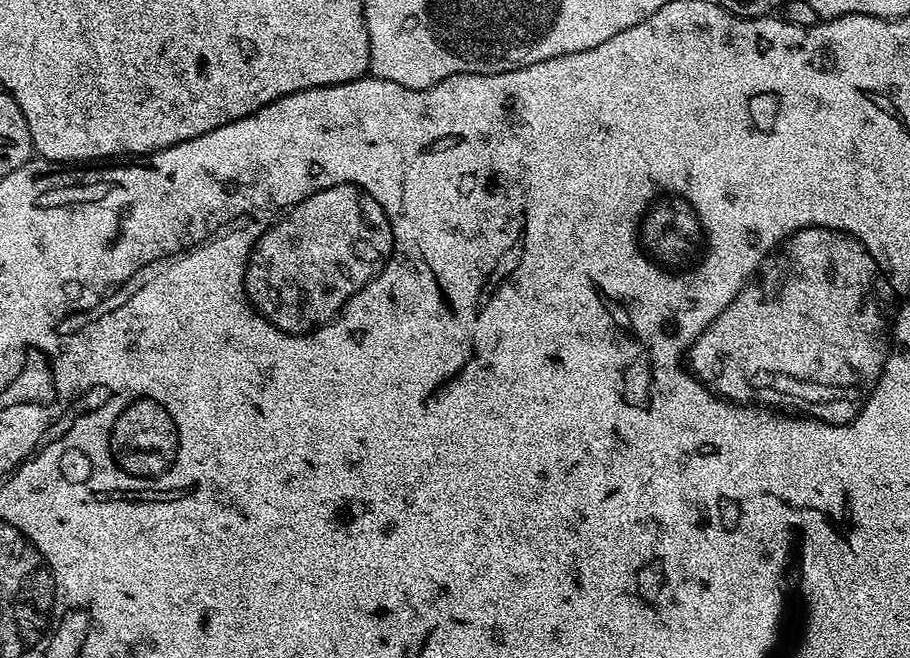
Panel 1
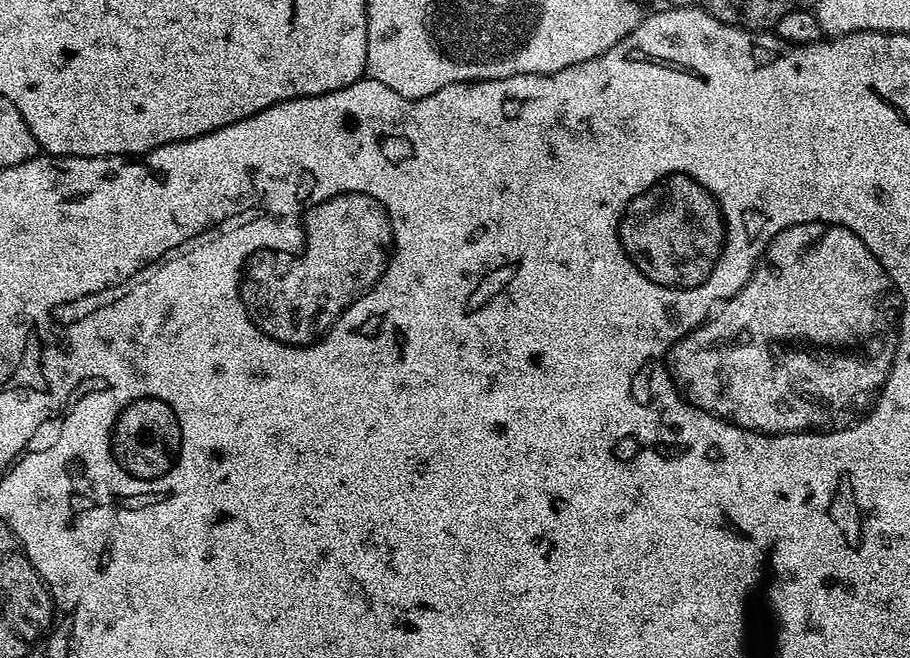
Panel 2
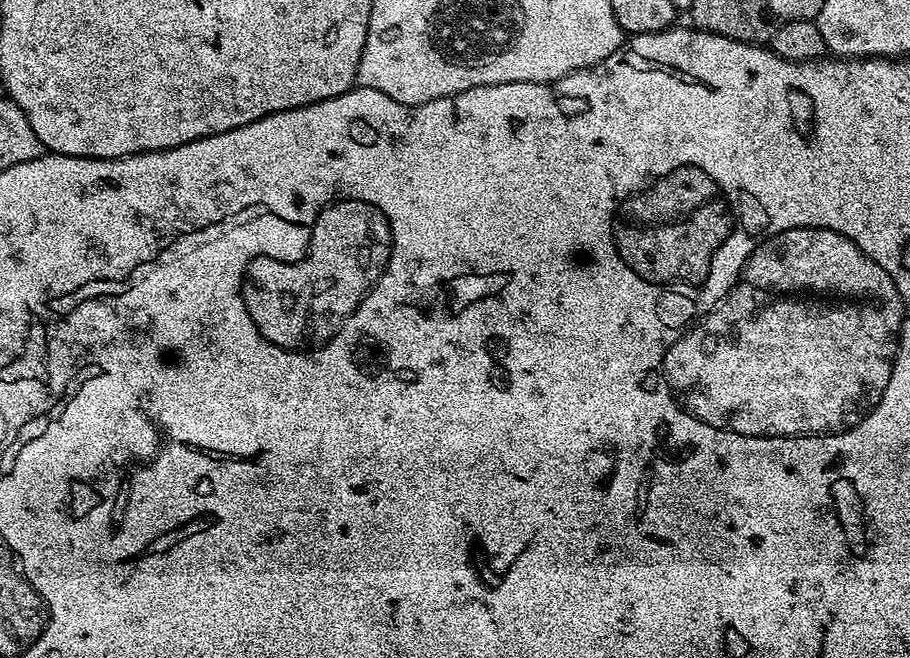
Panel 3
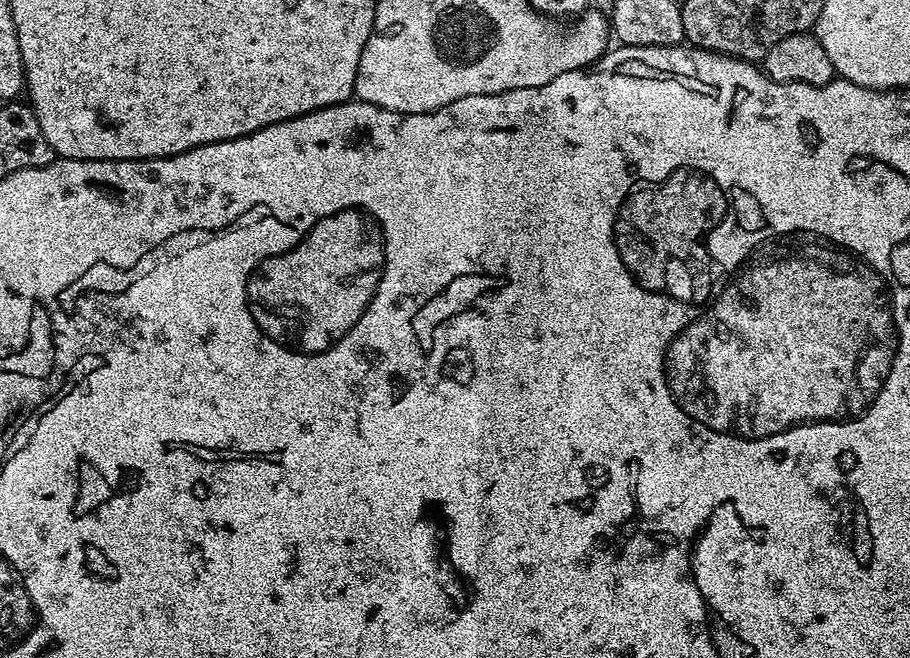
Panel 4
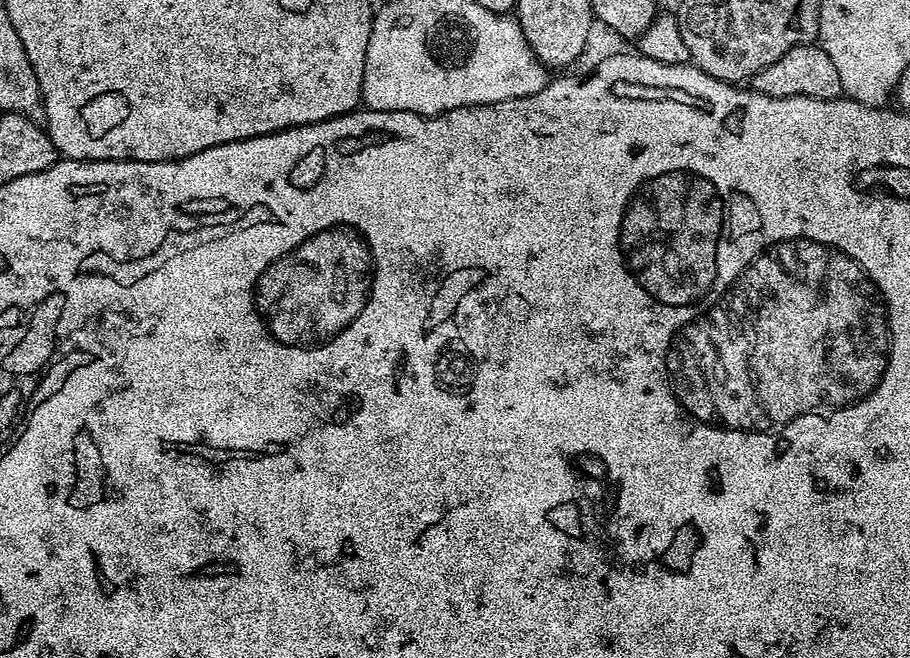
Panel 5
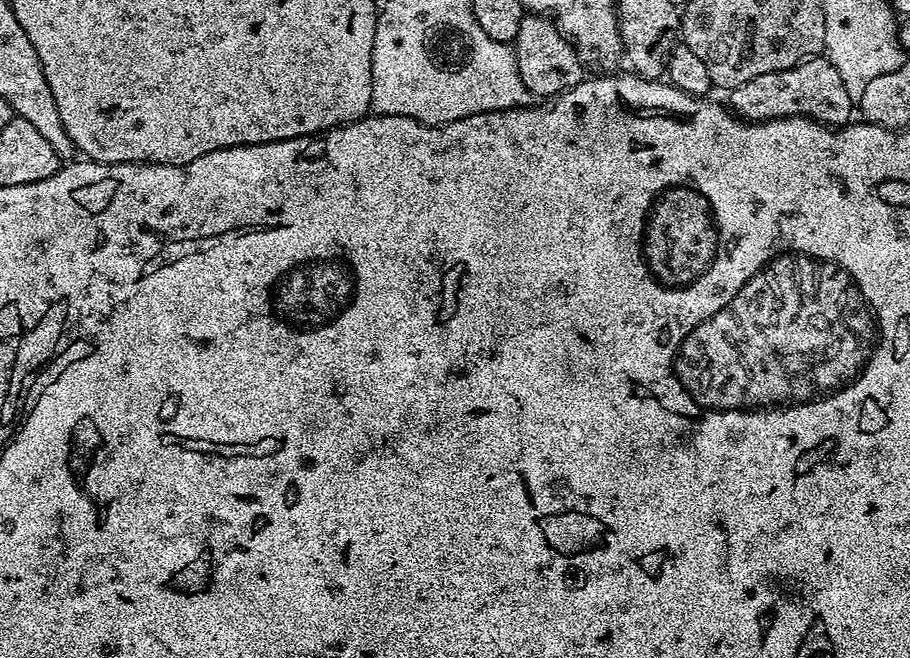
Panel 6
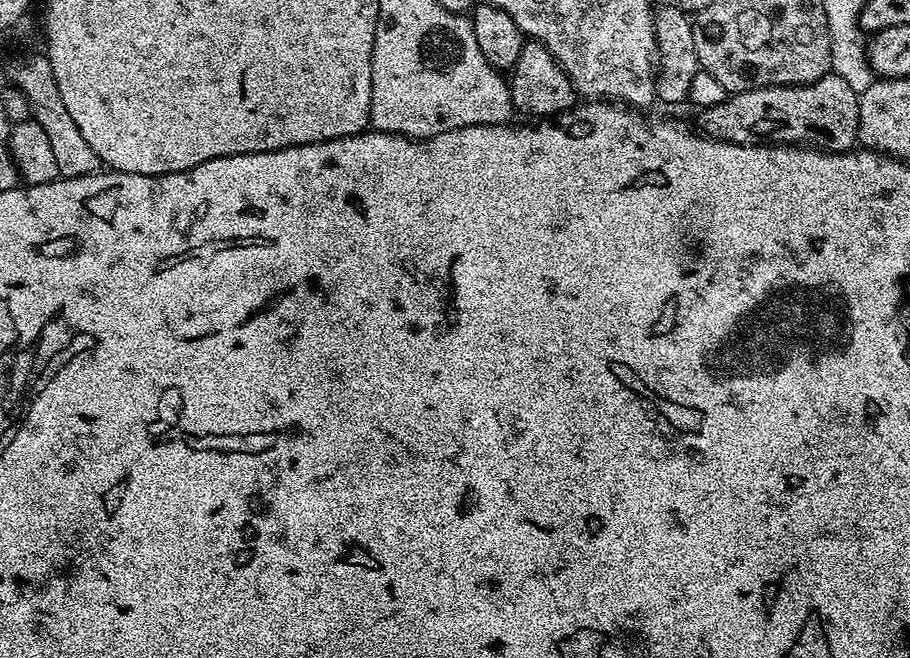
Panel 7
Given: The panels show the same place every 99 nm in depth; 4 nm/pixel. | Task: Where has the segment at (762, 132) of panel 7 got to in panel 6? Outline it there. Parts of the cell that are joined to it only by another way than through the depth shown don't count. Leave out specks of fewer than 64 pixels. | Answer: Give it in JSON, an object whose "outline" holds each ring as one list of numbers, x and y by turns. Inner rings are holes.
{"outline":[[820,54,770,74,758,74,758,78,750,78,750,82,742,82,742,86,731,89,730,96,735,115,749,122,777,120,780,116,806,116,819,124,843,126,853,119,854,101,850,94,846,94,842,77,832,63]]}

